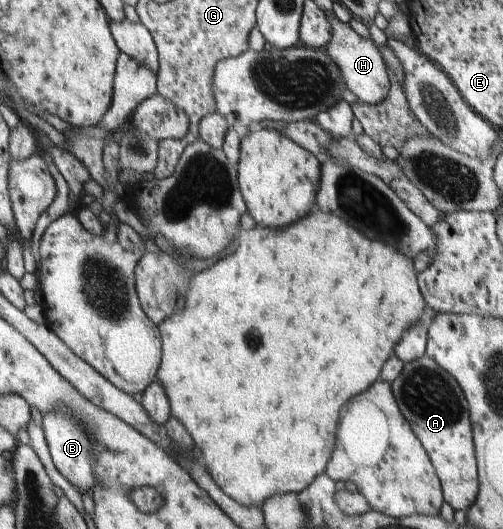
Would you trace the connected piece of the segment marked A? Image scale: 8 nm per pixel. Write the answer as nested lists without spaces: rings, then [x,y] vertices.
[[[423,355],[403,364],[392,383],[400,413],[407,419],[413,435],[428,453],[428,459],[444,489],[444,501],[453,510],[467,510],[479,492],[476,477],[475,447],[472,443],[470,420],[464,393],[451,374]]]

